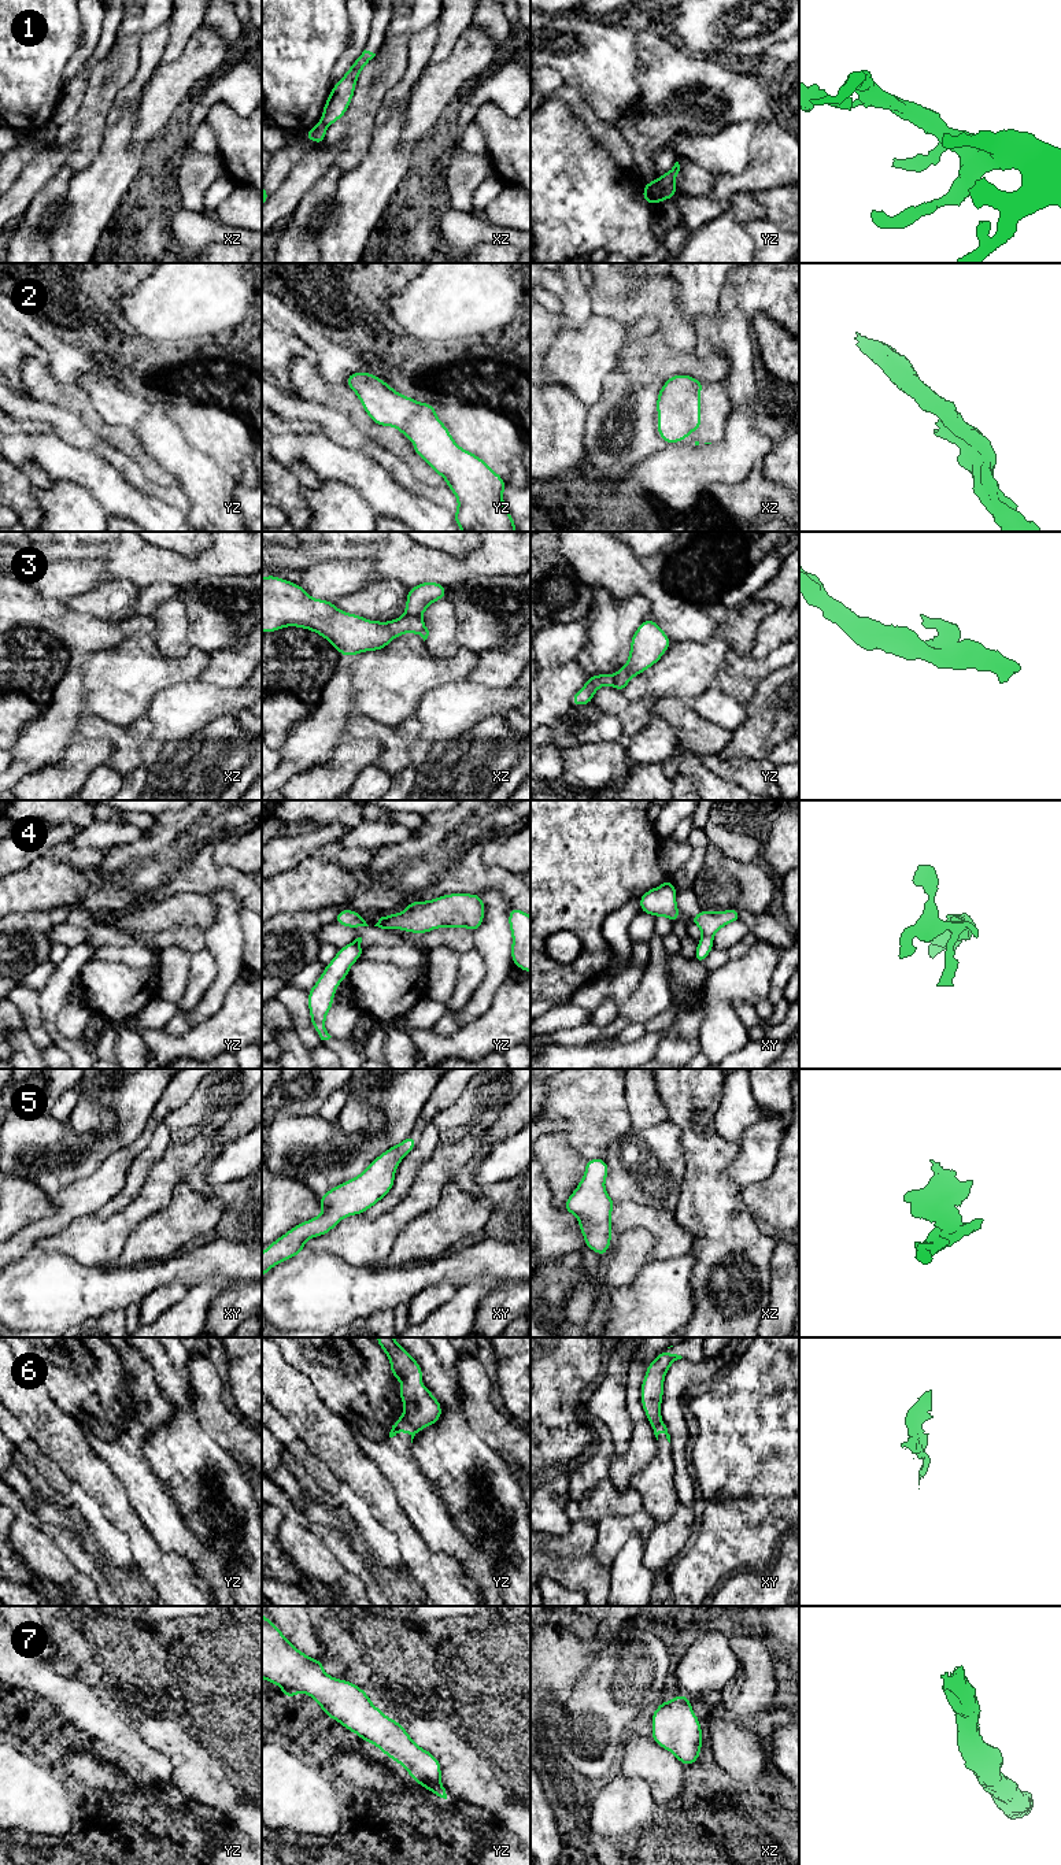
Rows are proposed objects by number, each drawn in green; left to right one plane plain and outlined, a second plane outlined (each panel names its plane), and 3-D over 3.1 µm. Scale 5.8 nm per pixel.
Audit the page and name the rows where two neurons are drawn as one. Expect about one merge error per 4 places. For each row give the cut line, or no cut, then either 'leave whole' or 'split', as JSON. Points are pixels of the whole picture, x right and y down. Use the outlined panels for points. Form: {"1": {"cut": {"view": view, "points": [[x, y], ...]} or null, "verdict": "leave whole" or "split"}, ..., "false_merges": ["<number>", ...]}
{"1": {"cut": {"view": "yz", "points": [[654, 180], [664, 198]]}, "verdict": "split"}, "2": {"cut": null, "verdict": "leave whole"}, "3": {"cut": {"view": "xz", "points": [[405, 613], [420, 617]]}, "verdict": "split"}, "4": {"cut": null, "verdict": "leave whole"}, "5": {"cut": null, "verdict": "leave whole"}, "6": {"cut": null, "verdict": "leave whole"}, "7": {"cut": null, "verdict": "leave whole"}, "false_merges": ["1", "3"]}

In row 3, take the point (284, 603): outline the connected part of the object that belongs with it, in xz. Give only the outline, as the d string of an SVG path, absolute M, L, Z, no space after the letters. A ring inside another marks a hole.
M276 576L262 577L262 632L276 632L285 626L304 628L325 637L343 656L352 656L365 651L384 650L395 637L403 633L417 633L424 641L429 630L421 617L403 615L380 622L339 610L333 602L314 599L295 582Z

